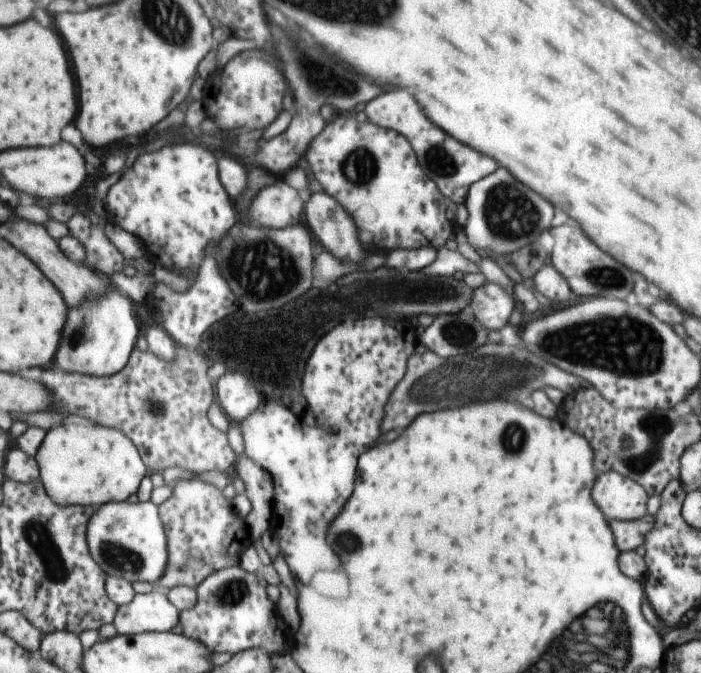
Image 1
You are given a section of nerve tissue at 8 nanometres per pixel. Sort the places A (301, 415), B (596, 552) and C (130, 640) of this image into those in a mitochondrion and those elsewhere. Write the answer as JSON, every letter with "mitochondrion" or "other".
{"A":"other","B":"other","C":"other"}

